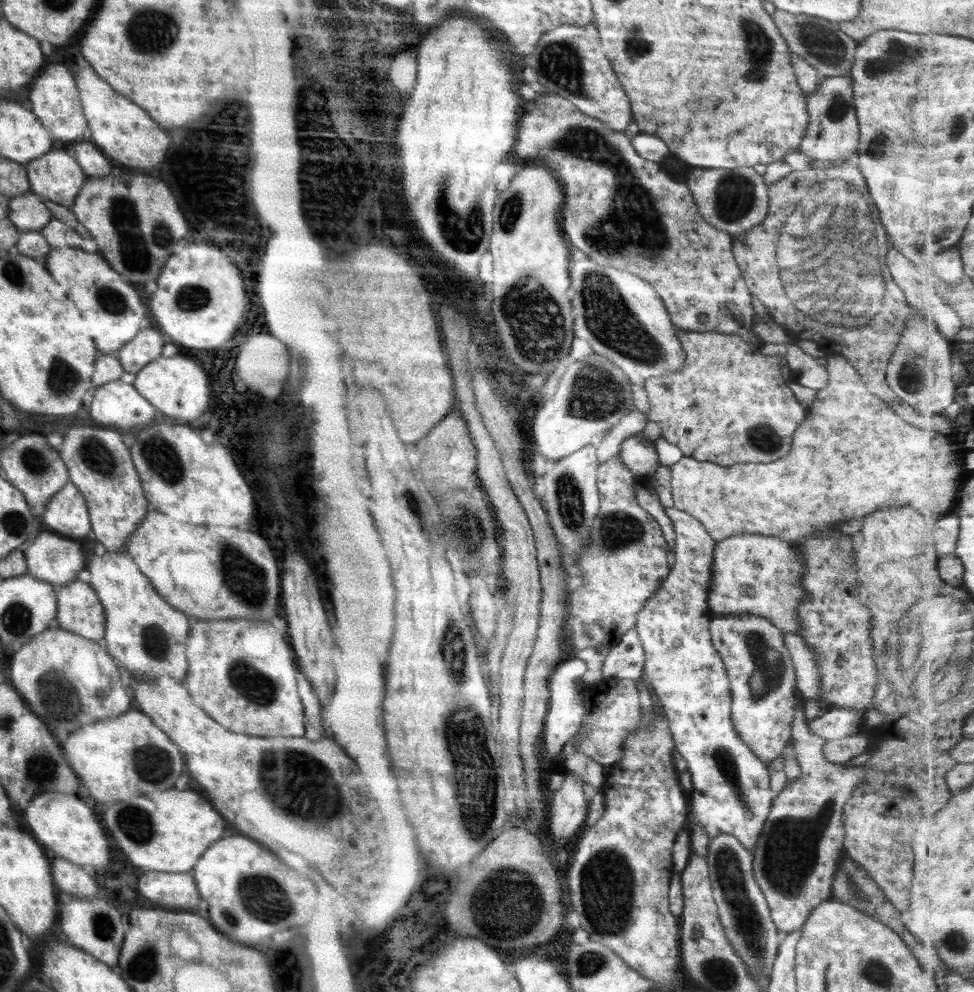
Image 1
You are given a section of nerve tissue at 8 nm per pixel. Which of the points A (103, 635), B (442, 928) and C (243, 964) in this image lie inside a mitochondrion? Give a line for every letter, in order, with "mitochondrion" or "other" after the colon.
A: other
B: other
C: other

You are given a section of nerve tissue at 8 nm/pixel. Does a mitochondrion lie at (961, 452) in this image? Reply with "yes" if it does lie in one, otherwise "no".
no

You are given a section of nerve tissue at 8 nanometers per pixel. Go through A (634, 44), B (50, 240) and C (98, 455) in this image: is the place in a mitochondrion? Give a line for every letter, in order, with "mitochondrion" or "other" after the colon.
A: mitochondrion
B: other
C: mitochondrion

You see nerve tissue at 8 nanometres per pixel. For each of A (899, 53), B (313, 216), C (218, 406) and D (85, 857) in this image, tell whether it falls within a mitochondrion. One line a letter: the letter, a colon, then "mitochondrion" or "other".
A: mitochondrion
B: mitochondrion
C: other
D: other

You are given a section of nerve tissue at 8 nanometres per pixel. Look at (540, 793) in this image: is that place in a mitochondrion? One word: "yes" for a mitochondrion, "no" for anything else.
no

